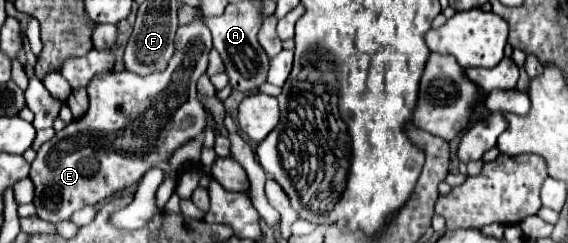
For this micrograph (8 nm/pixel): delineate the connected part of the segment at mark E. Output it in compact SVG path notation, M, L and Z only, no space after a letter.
M200 19L192 21L176 33L176 51L164 71L154 75L138 77L130 71L114 71L106 75L96 75L88 85L90 107L86 115L78 121L72 121L66 129L56 133L48 143L42 145L36 159L32 161L30 179L36 187L34 205L38 217L50 223L70 219L70 215L84 205L96 205L112 197L116 191L122 191L142 179L142 175L152 169L156 163L170 161L170 155L186 141L192 141L202 135L206 127L206 111L196 97L196 81L208 67L208 53L212 49L212 35L202 25Z

